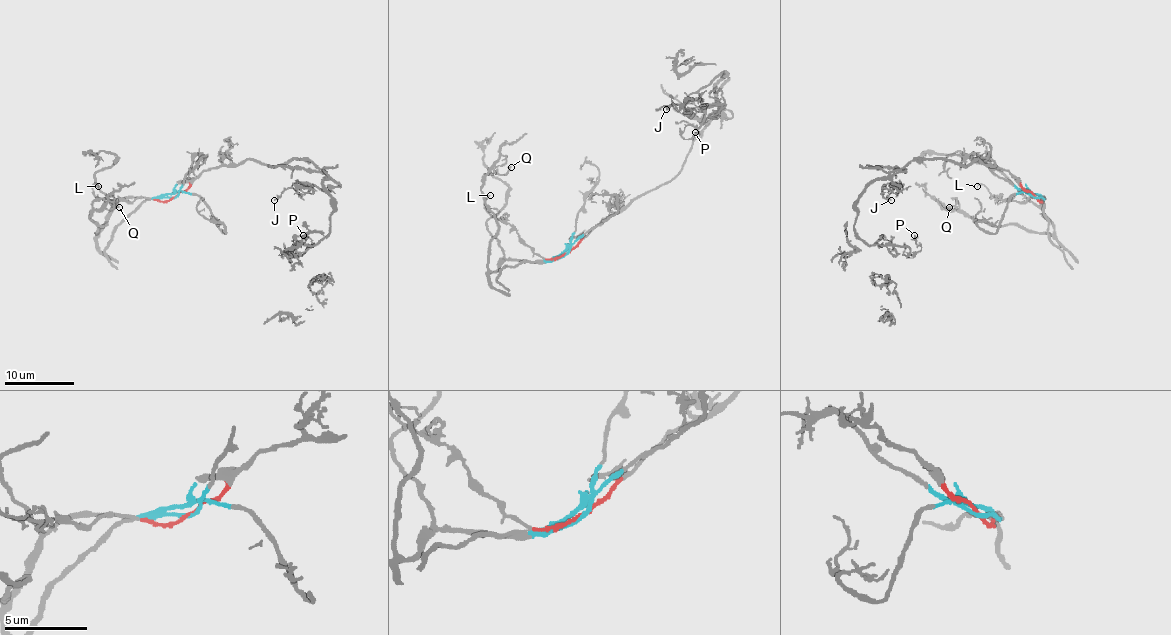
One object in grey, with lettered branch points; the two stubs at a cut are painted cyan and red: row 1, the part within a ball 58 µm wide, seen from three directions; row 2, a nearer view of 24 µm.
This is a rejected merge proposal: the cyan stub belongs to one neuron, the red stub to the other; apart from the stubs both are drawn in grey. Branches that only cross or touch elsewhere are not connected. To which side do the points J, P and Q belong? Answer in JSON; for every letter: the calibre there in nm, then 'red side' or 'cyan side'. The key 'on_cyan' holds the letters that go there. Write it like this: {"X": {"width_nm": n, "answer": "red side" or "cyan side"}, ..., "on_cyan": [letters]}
{"J": {"width_nm": 170, "answer": "red side"}, "P": {"width_nm": 190, "answer": "red side"}, "Q": {"width_nm": 130, "answer": "cyan side"}, "on_cyan": ["Q"]}

